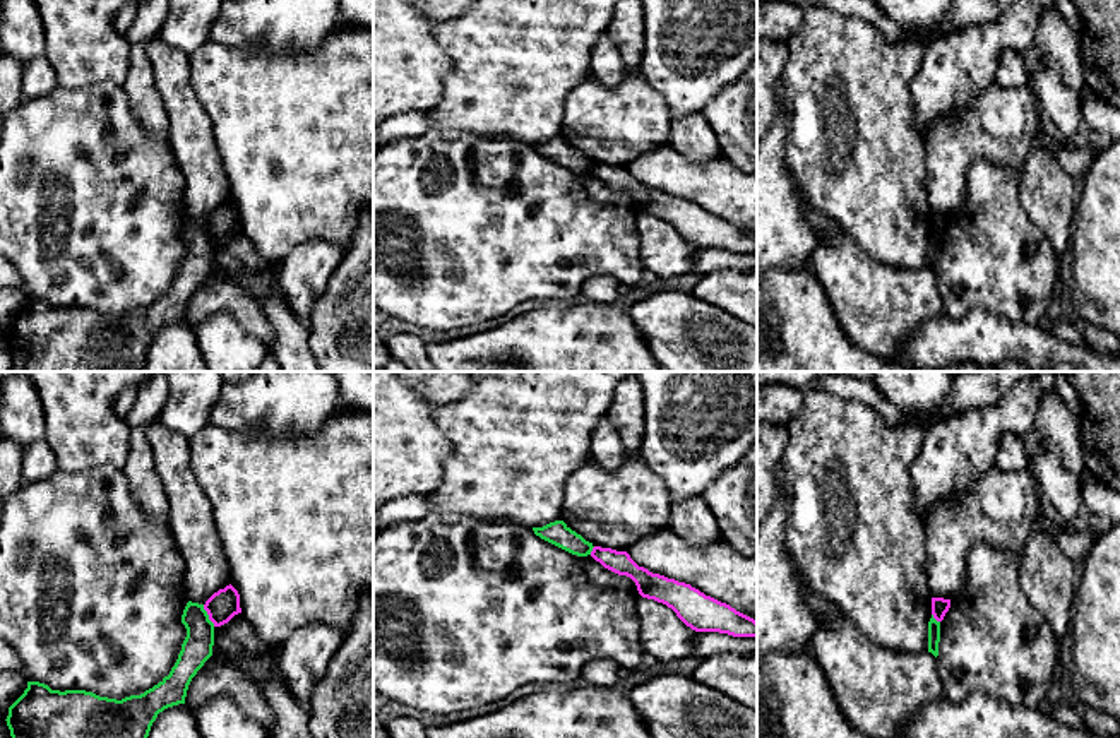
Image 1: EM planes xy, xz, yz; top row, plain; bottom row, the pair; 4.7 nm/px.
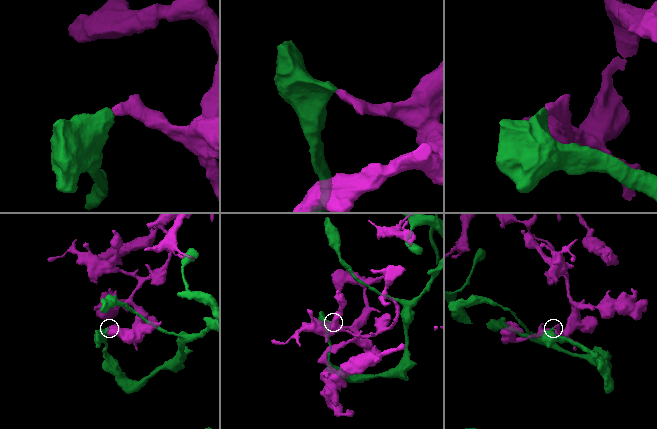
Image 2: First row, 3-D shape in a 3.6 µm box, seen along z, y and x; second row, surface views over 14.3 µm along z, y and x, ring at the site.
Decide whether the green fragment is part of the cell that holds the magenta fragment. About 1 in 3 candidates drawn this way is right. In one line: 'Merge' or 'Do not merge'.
Do not merge

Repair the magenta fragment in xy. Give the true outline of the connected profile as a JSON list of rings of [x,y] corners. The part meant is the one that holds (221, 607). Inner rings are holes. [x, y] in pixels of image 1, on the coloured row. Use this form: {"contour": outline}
{"contour": [[[229,584],[224,589],[214,592],[204,604],[204,610],[209,615],[209,620],[214,627],[228,623],[235,615],[241,613],[240,594]]]}

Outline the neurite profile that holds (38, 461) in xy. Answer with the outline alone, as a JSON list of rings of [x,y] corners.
[[[38,440],[22,449],[22,481],[46,479],[57,471],[57,457],[46,440]]]

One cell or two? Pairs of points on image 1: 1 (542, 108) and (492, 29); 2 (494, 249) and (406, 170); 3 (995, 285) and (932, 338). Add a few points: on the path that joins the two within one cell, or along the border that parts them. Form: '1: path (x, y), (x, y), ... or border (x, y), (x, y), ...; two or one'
1: path (530, 89), (516, 74), (516, 53), (511, 48); one
2: path (470, 228), (454, 228), (420, 194); one
3: border (995, 312), (970, 309), (959, 317), (944, 314); two

